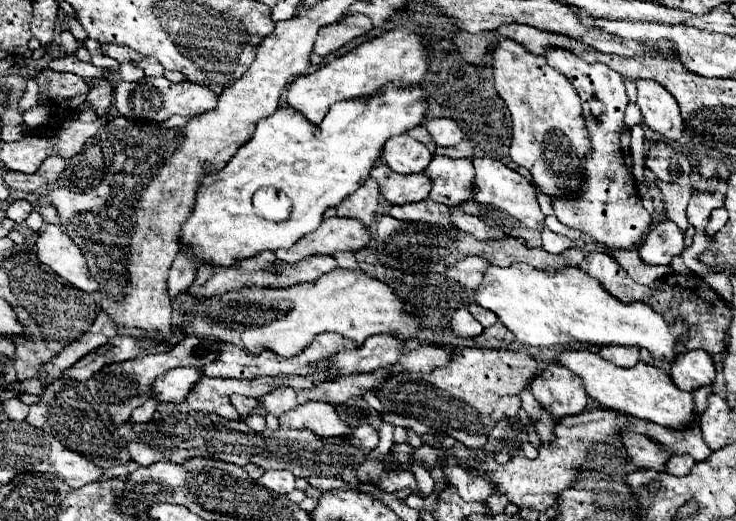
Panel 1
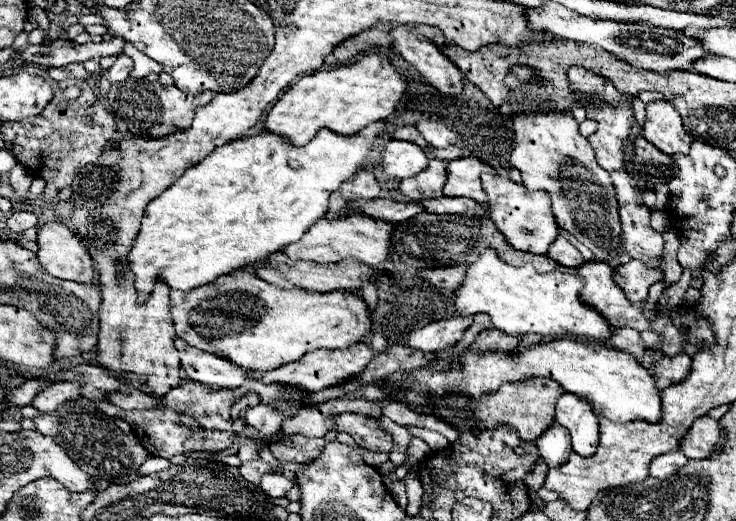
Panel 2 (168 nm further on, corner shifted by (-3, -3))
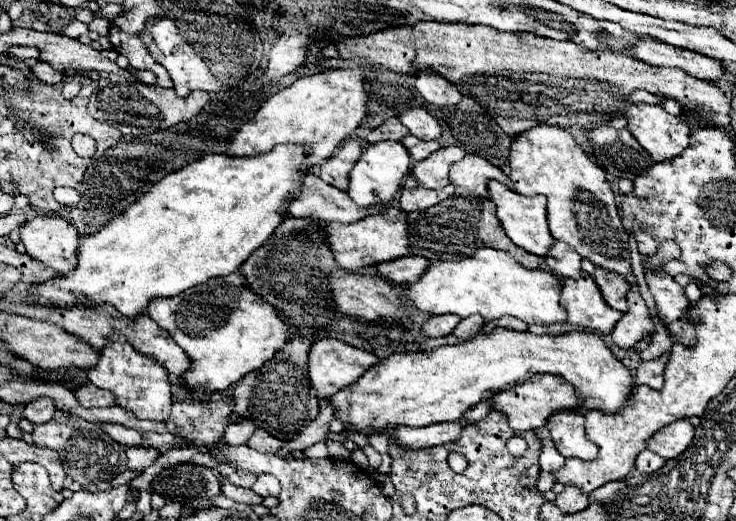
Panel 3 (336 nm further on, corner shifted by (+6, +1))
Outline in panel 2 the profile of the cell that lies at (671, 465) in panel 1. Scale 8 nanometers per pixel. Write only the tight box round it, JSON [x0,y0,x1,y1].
[650,450,688,478]

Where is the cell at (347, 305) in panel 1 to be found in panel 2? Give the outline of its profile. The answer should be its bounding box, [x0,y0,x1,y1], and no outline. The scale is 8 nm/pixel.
[170,270,372,372]

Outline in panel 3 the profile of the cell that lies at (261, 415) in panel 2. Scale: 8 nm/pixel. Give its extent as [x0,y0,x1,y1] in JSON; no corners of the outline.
[223,420,257,446]

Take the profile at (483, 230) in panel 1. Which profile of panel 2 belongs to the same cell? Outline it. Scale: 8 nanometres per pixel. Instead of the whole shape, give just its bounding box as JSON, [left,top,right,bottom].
[420,196,468,214]

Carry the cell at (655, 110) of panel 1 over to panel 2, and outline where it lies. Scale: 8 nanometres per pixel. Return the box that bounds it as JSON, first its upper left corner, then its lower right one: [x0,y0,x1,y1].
[644,102,692,154]

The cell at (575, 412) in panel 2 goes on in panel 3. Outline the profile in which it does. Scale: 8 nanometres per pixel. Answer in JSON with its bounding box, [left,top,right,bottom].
[547,410,597,460]

